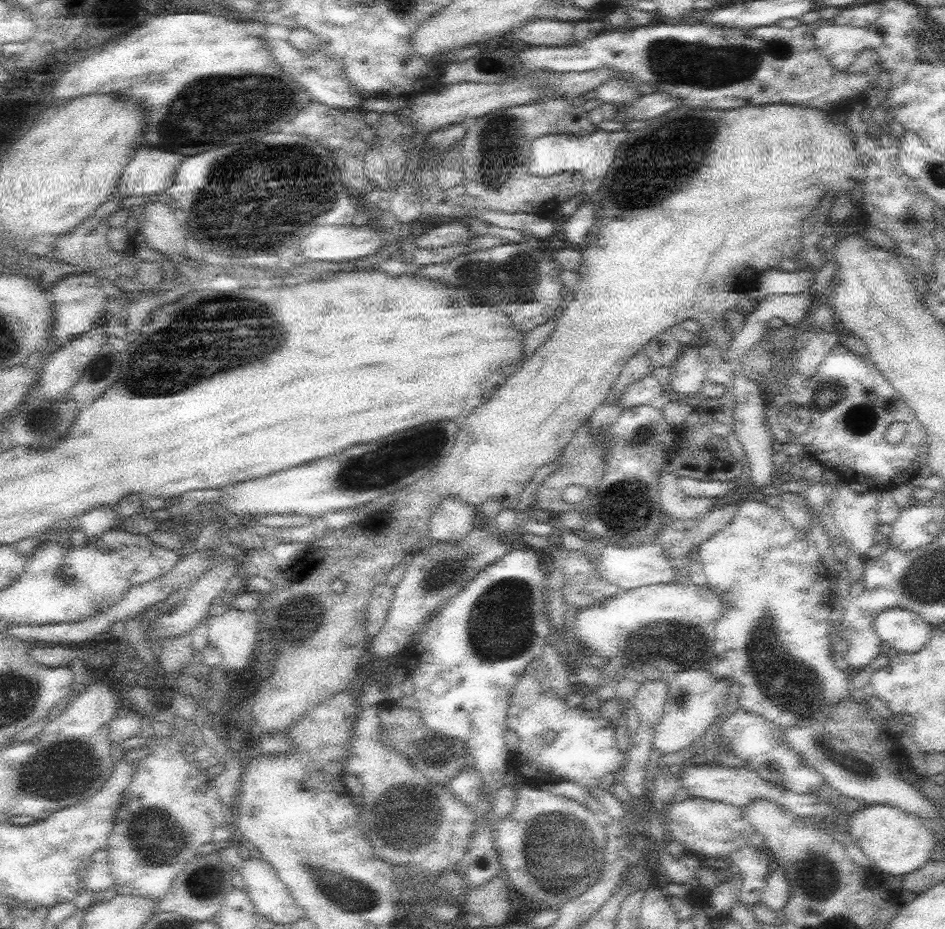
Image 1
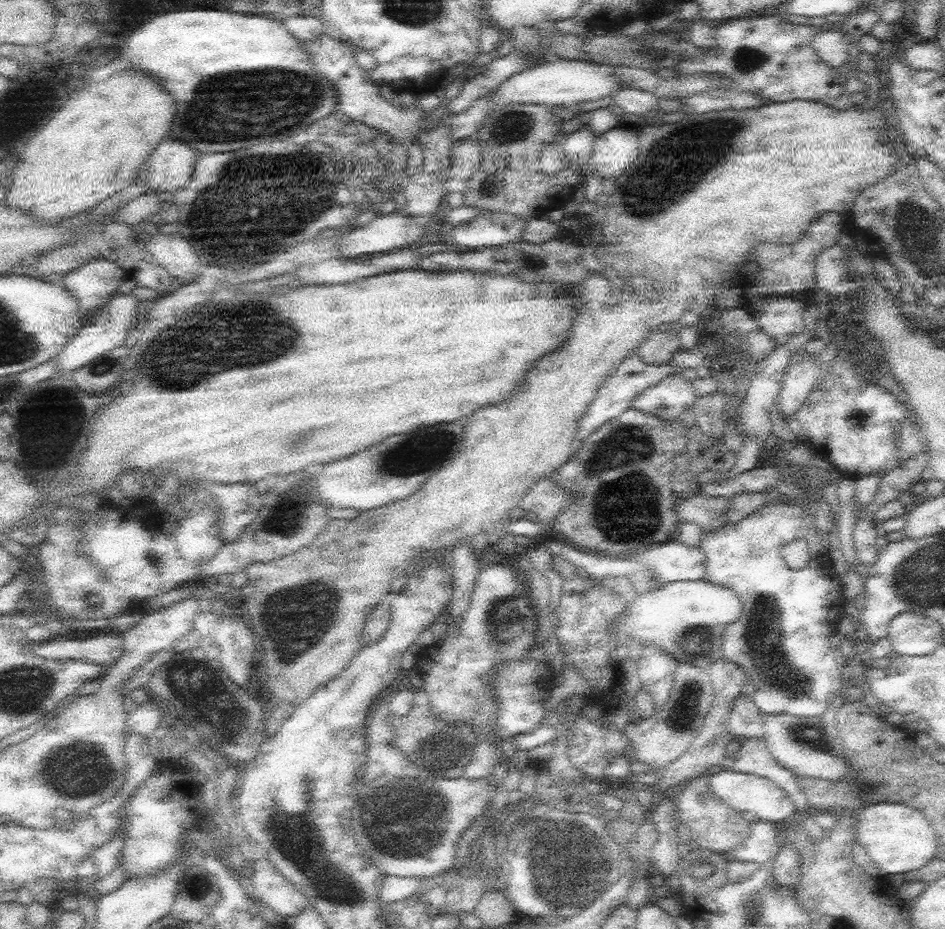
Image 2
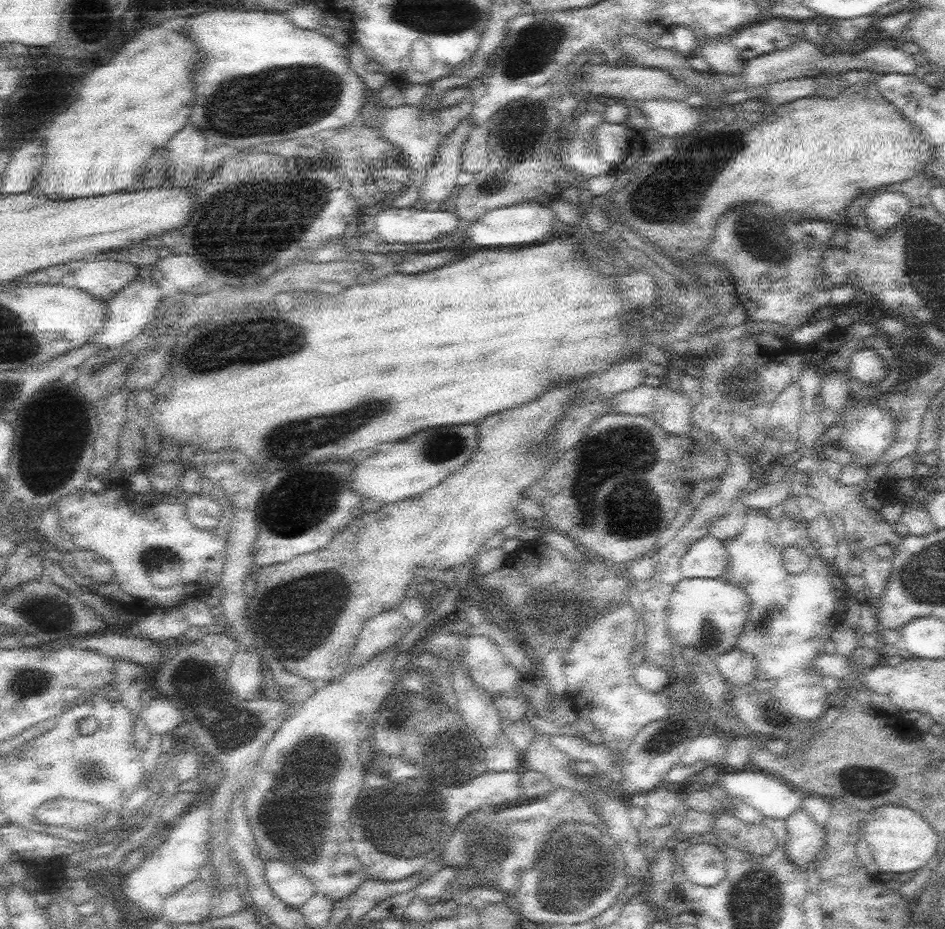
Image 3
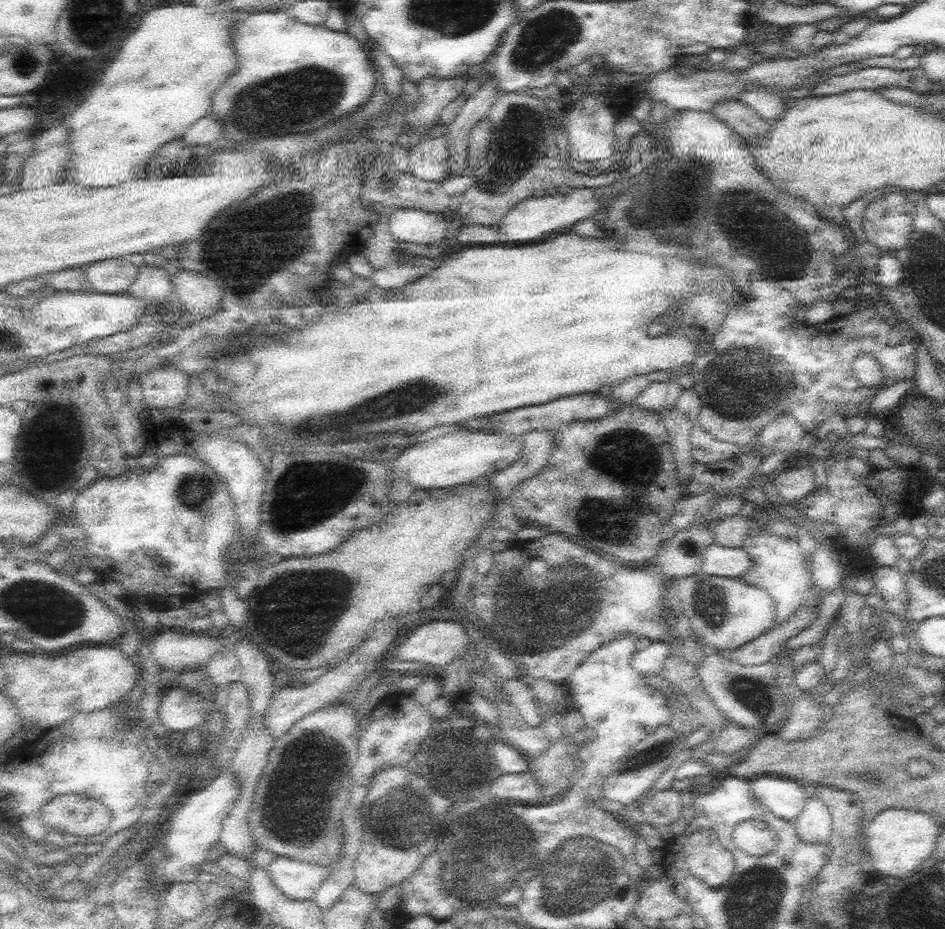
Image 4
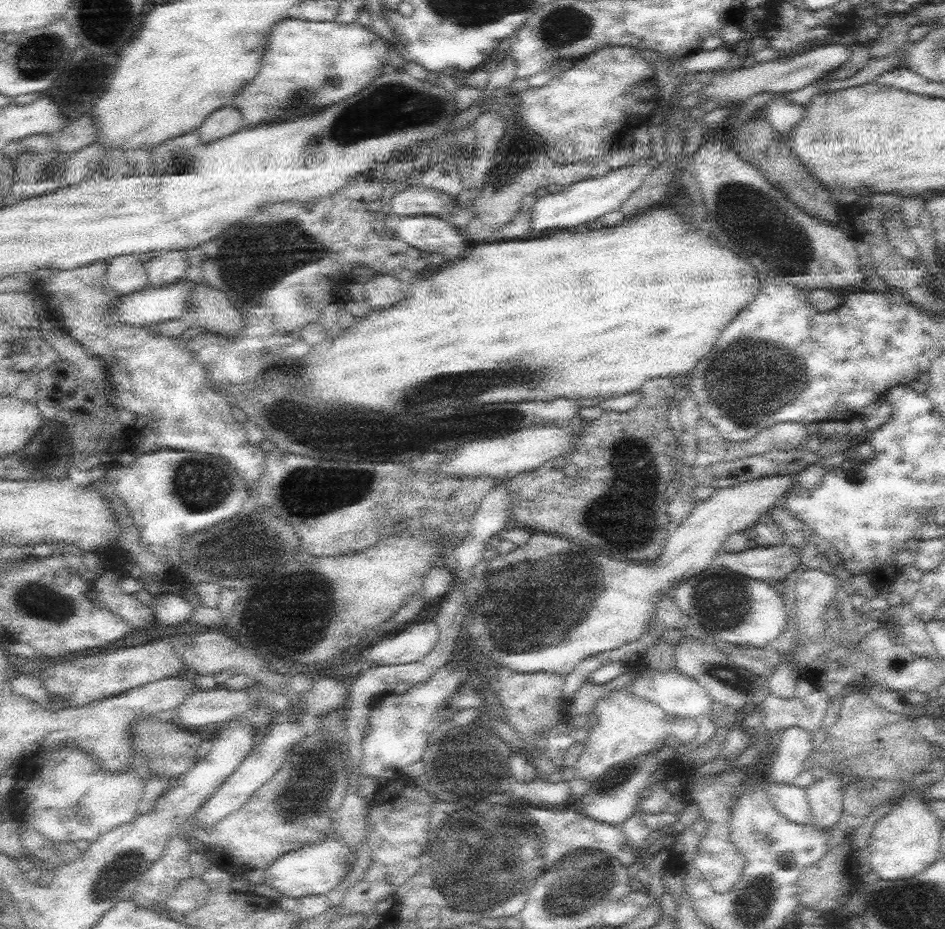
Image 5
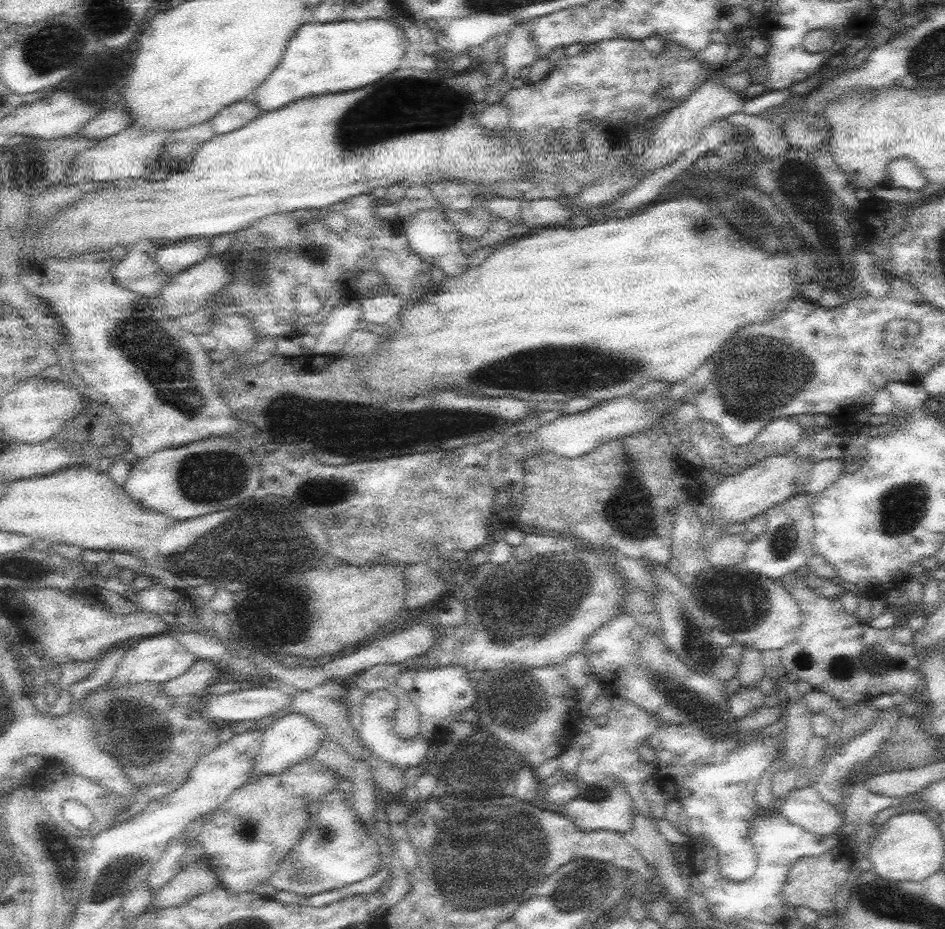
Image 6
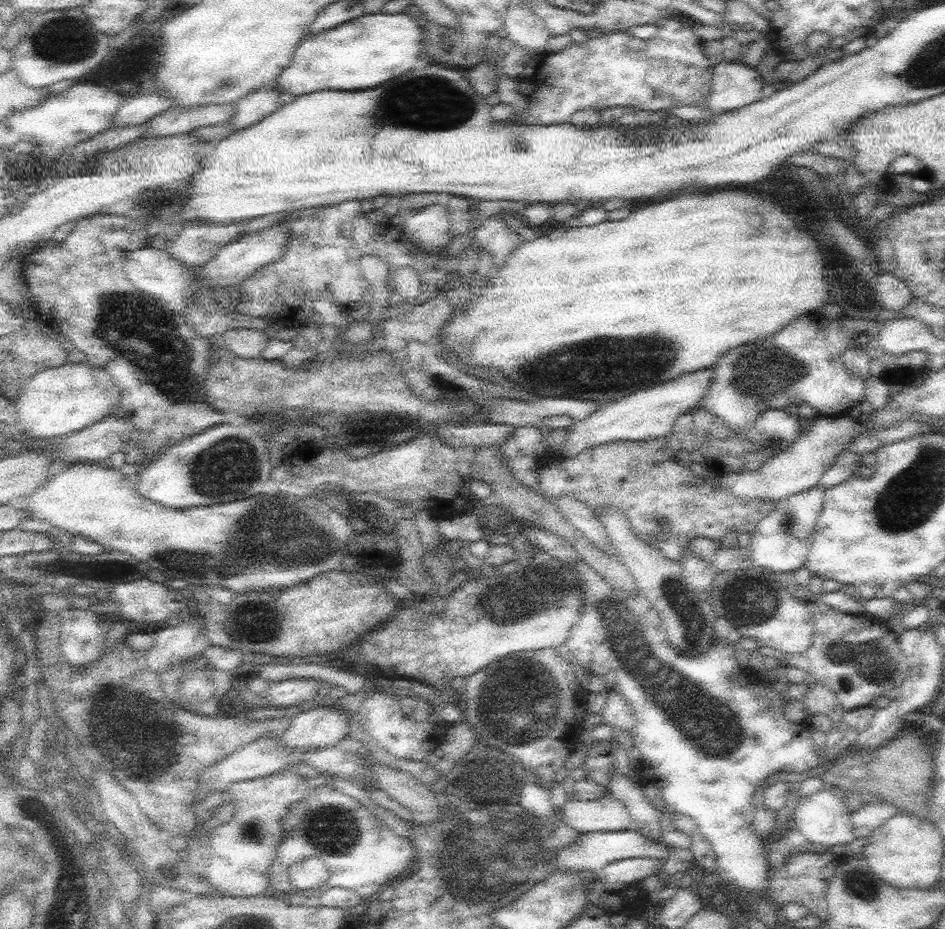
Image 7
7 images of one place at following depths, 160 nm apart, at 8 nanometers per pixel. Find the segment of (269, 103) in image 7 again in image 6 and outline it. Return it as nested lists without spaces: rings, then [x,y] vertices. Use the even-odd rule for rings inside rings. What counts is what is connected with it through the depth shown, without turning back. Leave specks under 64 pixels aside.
[[[249,97],[224,107],[214,118],[213,127],[216,135],[223,135],[238,130],[259,116],[260,107]]]

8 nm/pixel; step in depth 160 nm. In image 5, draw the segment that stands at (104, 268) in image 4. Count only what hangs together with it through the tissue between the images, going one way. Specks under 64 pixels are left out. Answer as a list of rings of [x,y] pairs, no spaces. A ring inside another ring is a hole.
[[[138,255],[116,256],[110,259],[106,278],[111,287],[122,296],[140,292],[149,286],[145,263],[138,259]]]

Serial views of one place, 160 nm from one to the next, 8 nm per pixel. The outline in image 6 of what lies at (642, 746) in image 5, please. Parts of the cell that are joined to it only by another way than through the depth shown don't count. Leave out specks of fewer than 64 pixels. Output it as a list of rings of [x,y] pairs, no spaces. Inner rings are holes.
[[[622,696],[612,698],[612,708],[607,712],[608,722],[604,726],[580,726],[580,730],[588,730],[592,734],[592,745],[583,750],[581,761],[575,770],[576,780],[580,783],[594,784],[603,778],[615,776],[629,792],[629,796],[635,803],[636,811],[650,817],[665,836],[665,839],[672,845],[672,852],[686,845],[691,837],[682,834],[680,829],[672,826],[668,820],[656,818],[650,812],[649,802],[644,796],[643,784],[653,776],[656,767],[654,763],[646,763],[640,758],[638,748],[642,744],[648,744],[649,736],[659,730],[661,720],[653,715],[653,712],[646,712],[638,705],[628,701]]]

